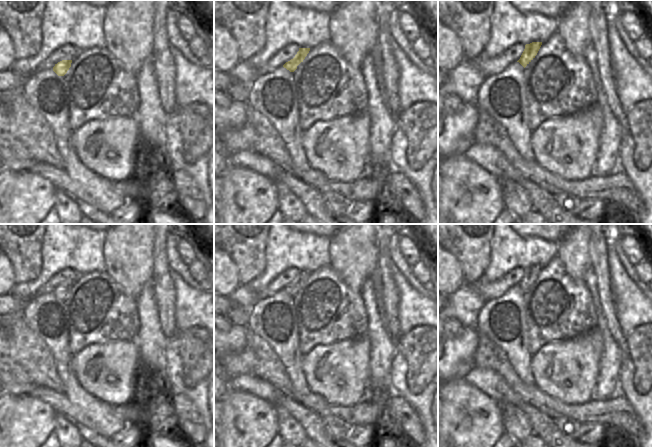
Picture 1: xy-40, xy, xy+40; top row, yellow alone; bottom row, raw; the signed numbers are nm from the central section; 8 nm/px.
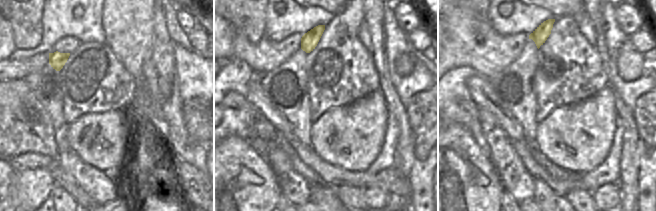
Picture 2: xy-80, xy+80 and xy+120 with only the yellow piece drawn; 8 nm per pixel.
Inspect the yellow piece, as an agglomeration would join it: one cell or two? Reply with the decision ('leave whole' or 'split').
leave whole

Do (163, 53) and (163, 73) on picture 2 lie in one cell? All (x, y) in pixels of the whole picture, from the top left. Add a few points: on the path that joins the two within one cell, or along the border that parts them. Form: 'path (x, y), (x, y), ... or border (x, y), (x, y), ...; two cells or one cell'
path (163, 58), (163, 68); one cell

